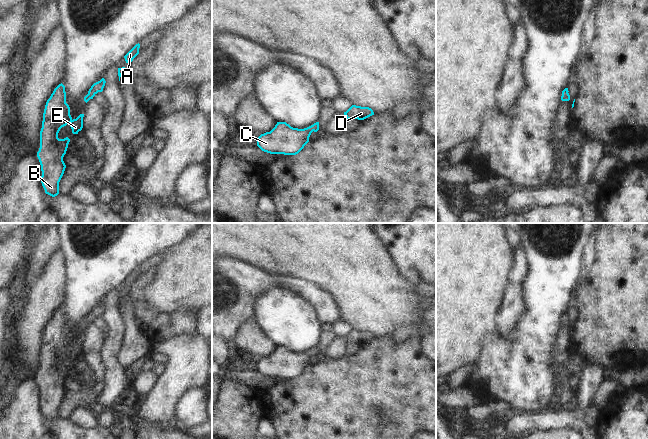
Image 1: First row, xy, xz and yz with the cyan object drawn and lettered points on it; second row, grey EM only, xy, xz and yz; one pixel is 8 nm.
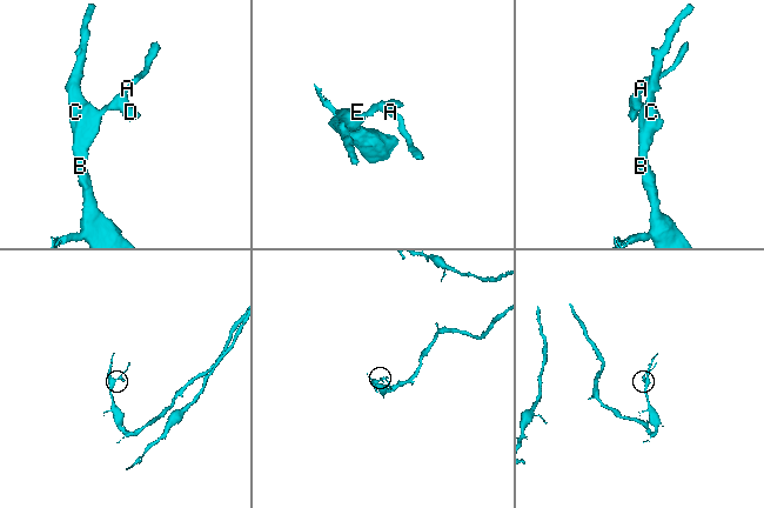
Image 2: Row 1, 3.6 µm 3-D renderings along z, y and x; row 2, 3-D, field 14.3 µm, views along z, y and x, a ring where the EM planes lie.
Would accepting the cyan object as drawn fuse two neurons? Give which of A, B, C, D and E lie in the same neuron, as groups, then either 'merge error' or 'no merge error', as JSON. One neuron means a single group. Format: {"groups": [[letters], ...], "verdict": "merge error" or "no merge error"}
{"groups": [["A", "B", "C", "D", "E"]], "verdict": "no merge error"}

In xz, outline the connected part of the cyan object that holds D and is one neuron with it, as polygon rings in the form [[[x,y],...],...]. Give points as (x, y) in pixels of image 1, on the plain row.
[[[352,329],[346,336],[344,336],[344,339],[346,340],[347,343],[364,344],[374,339],[374,336],[369,331]]]

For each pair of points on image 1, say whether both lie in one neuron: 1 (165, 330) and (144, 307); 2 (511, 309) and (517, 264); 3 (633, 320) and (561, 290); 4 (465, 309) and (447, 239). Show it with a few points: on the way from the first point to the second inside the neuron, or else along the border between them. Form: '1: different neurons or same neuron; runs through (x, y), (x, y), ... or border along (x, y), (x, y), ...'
1: same neuron; runs through (159, 324), (148, 313)
2: same neuron; runs through (512, 298), (517, 275)
3: different neurons; border along (581, 280), (575, 290), (575, 298), (572, 302)
4: same neuron; runs through (448, 292), (447, 256)

